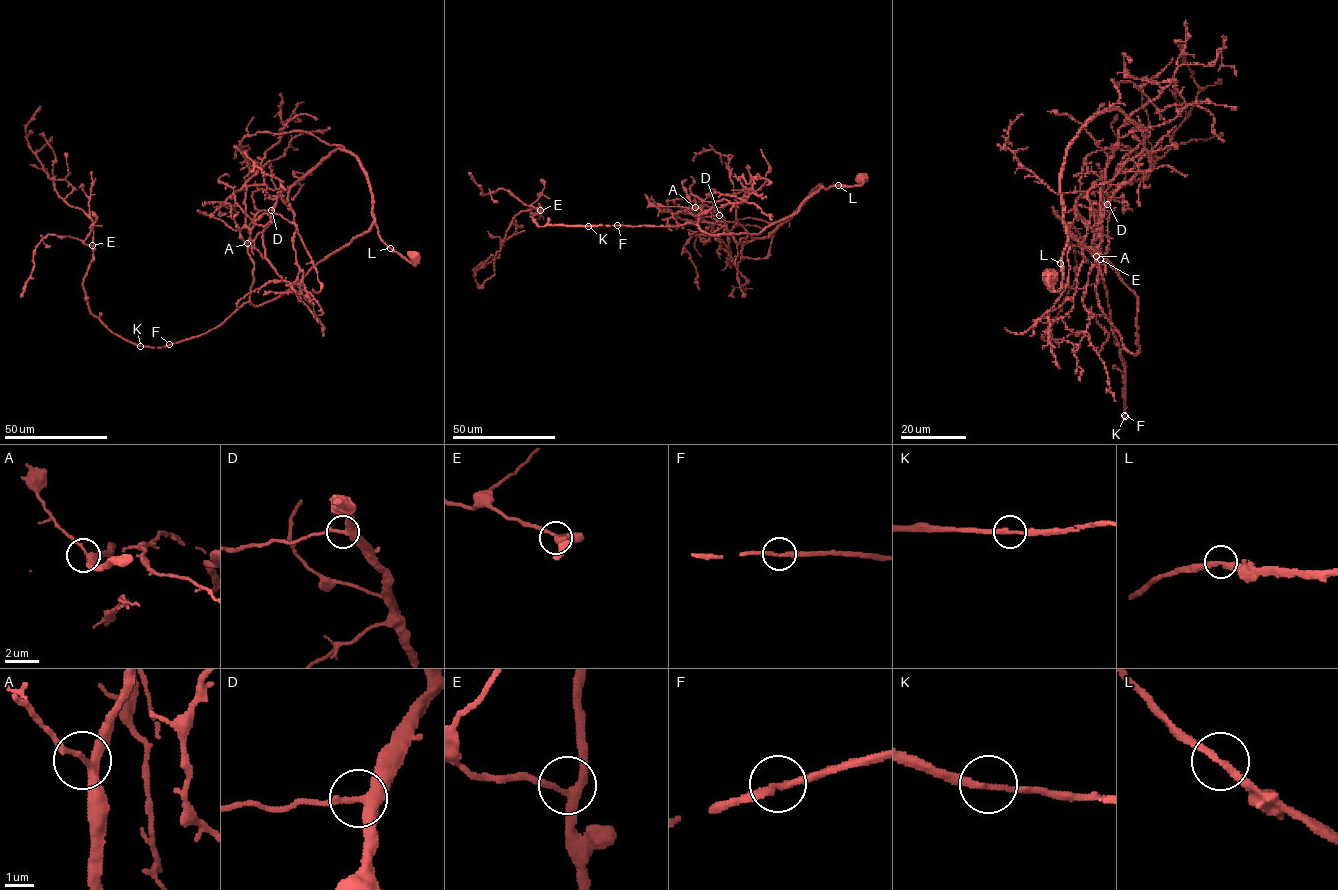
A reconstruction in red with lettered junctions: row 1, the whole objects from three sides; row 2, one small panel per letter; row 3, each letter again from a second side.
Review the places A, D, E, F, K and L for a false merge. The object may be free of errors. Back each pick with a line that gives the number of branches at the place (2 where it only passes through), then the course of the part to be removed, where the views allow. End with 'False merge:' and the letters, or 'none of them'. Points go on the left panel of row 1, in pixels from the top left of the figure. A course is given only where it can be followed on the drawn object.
False merge: none of them

